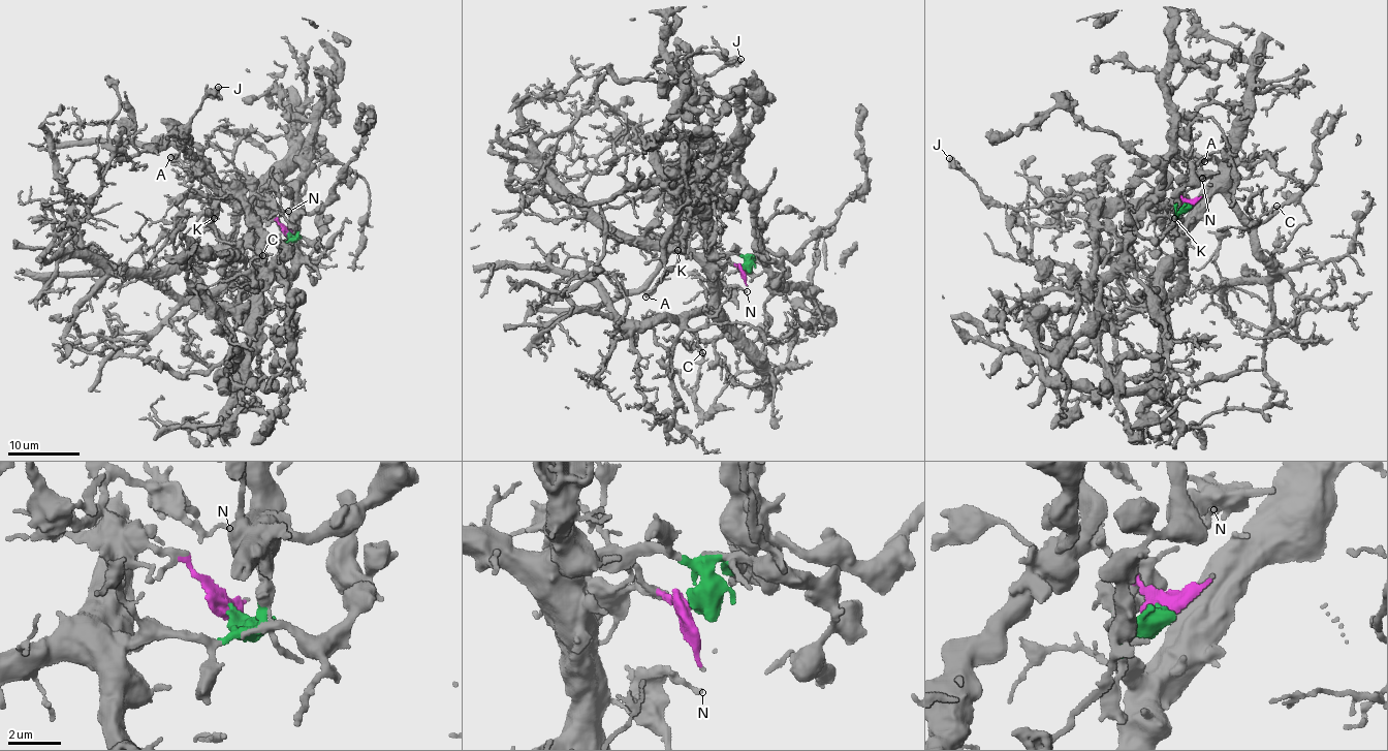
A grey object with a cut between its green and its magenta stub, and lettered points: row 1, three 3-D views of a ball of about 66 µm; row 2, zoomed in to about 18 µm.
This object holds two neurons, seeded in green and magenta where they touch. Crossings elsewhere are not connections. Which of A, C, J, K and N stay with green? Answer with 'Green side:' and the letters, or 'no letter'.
Green side: C, K

